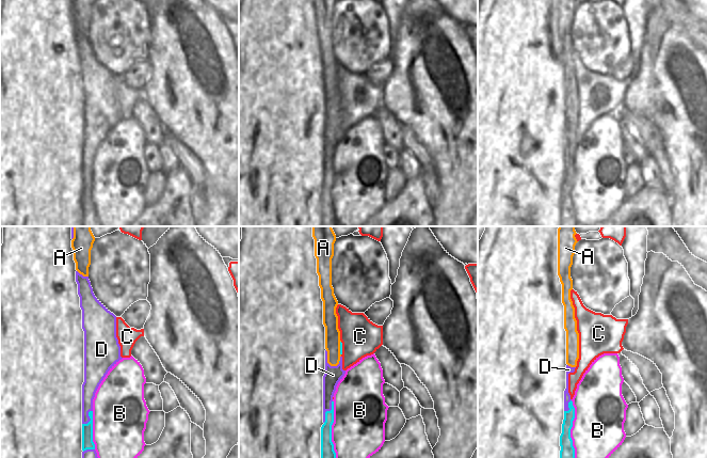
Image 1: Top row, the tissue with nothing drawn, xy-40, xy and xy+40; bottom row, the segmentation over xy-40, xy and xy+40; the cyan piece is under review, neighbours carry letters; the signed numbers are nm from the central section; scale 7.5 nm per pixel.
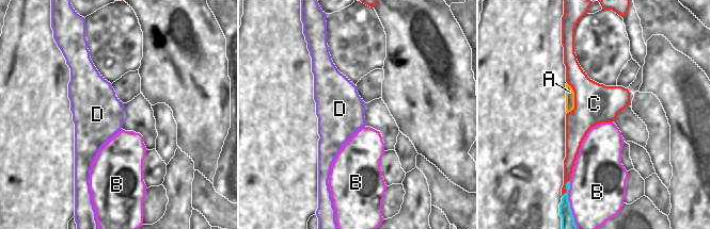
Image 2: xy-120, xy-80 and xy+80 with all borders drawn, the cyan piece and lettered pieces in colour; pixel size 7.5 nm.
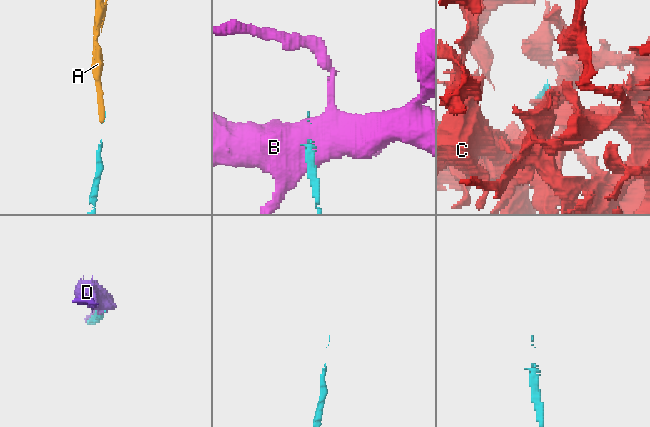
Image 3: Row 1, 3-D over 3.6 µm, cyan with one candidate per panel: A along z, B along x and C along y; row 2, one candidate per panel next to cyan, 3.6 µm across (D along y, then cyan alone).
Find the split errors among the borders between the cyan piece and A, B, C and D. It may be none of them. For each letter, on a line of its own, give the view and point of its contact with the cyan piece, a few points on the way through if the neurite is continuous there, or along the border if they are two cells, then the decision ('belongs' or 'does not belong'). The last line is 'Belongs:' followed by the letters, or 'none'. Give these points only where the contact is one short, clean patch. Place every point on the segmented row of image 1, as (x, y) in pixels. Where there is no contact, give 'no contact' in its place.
A: contact xy (340, 348); belongs
B: contact xy+40 (571, 428); does not belong
C: contact xy (341, 348); does not belong
D: contact xy (327, 411); does not belong
Belongs: A

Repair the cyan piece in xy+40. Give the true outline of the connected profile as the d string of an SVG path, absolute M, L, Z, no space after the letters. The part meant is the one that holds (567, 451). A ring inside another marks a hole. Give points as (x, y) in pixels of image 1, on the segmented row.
M573 401L568 402L568 411L564 411L564 420L562 424L562 433L560 436L560 458L575 458L575 448L571 438L571 429L575 418L575 408Z

